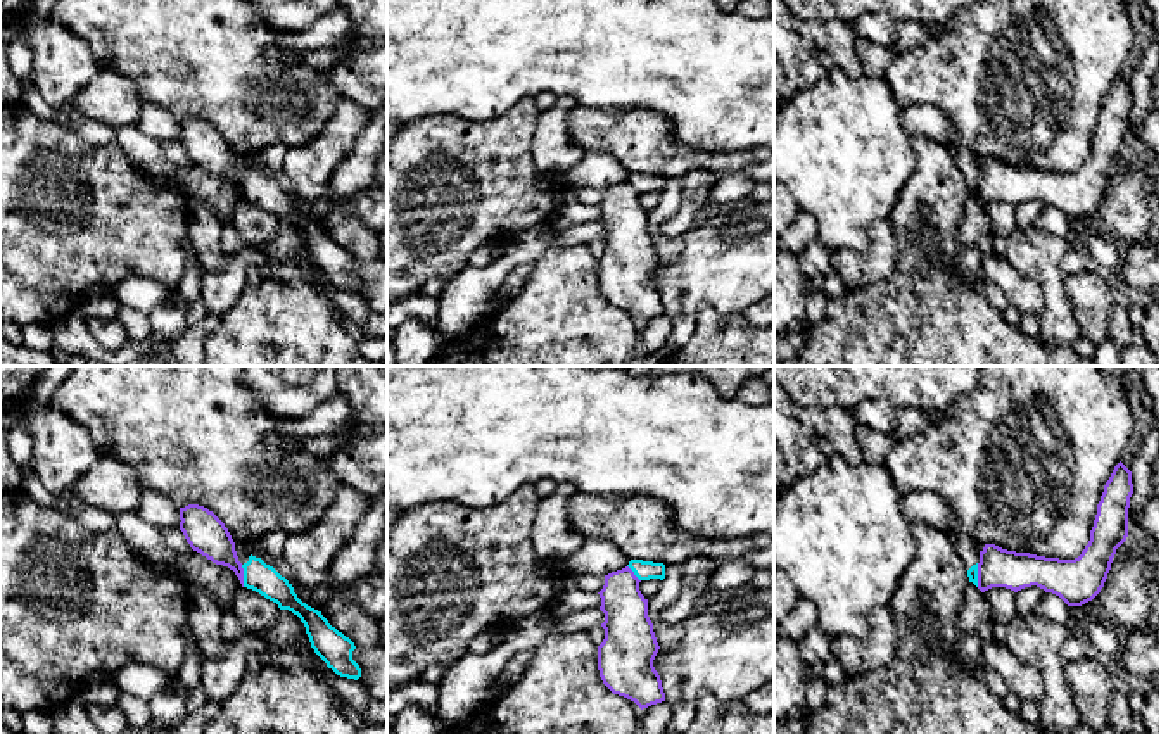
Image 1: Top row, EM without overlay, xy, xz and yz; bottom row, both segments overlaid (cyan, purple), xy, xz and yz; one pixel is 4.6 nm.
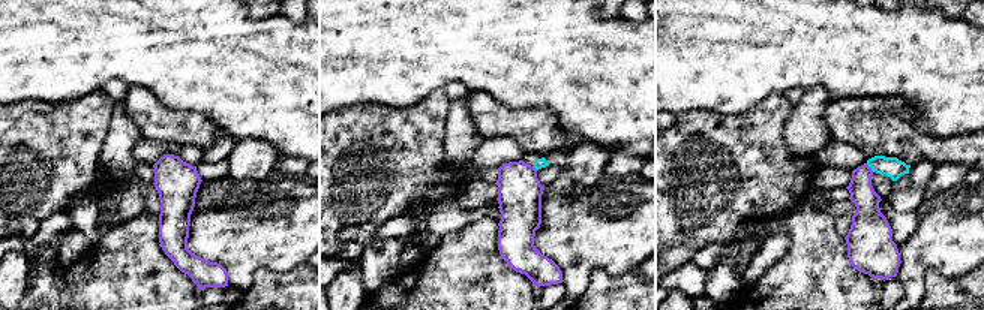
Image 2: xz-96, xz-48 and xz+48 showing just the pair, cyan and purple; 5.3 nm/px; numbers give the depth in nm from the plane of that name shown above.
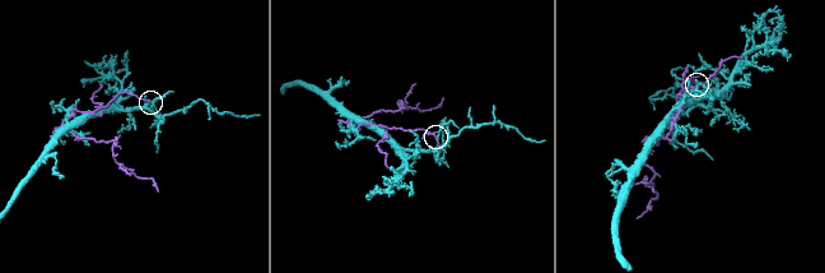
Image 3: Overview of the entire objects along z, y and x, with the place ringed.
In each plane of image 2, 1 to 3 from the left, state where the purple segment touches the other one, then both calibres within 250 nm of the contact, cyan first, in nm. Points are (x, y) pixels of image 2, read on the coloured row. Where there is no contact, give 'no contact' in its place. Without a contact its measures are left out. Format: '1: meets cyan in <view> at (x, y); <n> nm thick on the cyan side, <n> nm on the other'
1: no contact
2: meets cyan in xz-48 at (536, 168); 60 nm thick on the cyan side, 240 nm on the other
3: meets cyan in xz+48 at (870, 166); 110 nm thick on the cyan side, 140 nm on the other

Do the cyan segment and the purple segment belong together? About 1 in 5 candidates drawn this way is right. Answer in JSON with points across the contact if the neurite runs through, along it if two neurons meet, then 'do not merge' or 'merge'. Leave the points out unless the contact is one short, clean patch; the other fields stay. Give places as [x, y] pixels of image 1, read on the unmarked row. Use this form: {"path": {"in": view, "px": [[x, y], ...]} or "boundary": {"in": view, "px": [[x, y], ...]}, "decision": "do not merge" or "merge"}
{"boundary": {"in": "xy", "px": [[241, 178], [244, 199]]}, "decision": "do not merge"}

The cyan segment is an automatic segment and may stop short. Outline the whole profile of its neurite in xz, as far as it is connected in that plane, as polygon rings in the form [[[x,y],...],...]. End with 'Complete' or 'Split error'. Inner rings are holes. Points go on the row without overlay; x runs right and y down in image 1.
[[[631,173],[627,178],[634,188],[639,193],[650,193],[650,192],[665,192],[665,178],[663,176],[653,176],[653,174],[643,174],[643,173]]]. Complete

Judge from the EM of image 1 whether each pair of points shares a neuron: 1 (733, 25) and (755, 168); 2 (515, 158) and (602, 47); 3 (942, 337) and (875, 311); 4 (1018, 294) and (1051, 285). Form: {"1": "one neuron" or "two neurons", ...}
{"1": "two neurons", "2": "two neurons", "3": "one neuron", "4": "two neurons"}

